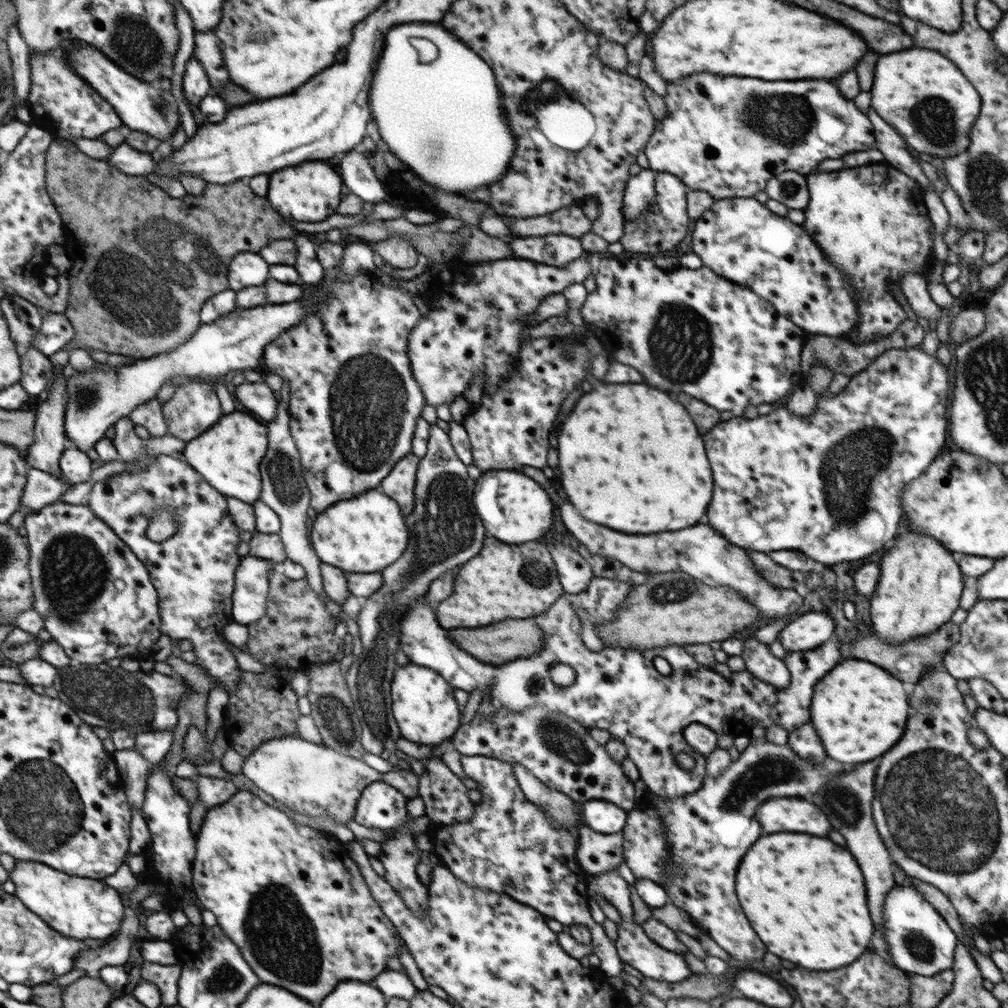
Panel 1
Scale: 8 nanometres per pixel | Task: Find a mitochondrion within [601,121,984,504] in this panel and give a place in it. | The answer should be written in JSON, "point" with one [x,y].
{"point":[680,343]}

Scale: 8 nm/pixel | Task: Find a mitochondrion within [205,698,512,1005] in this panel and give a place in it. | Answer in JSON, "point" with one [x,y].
{"point":[276,929]}

